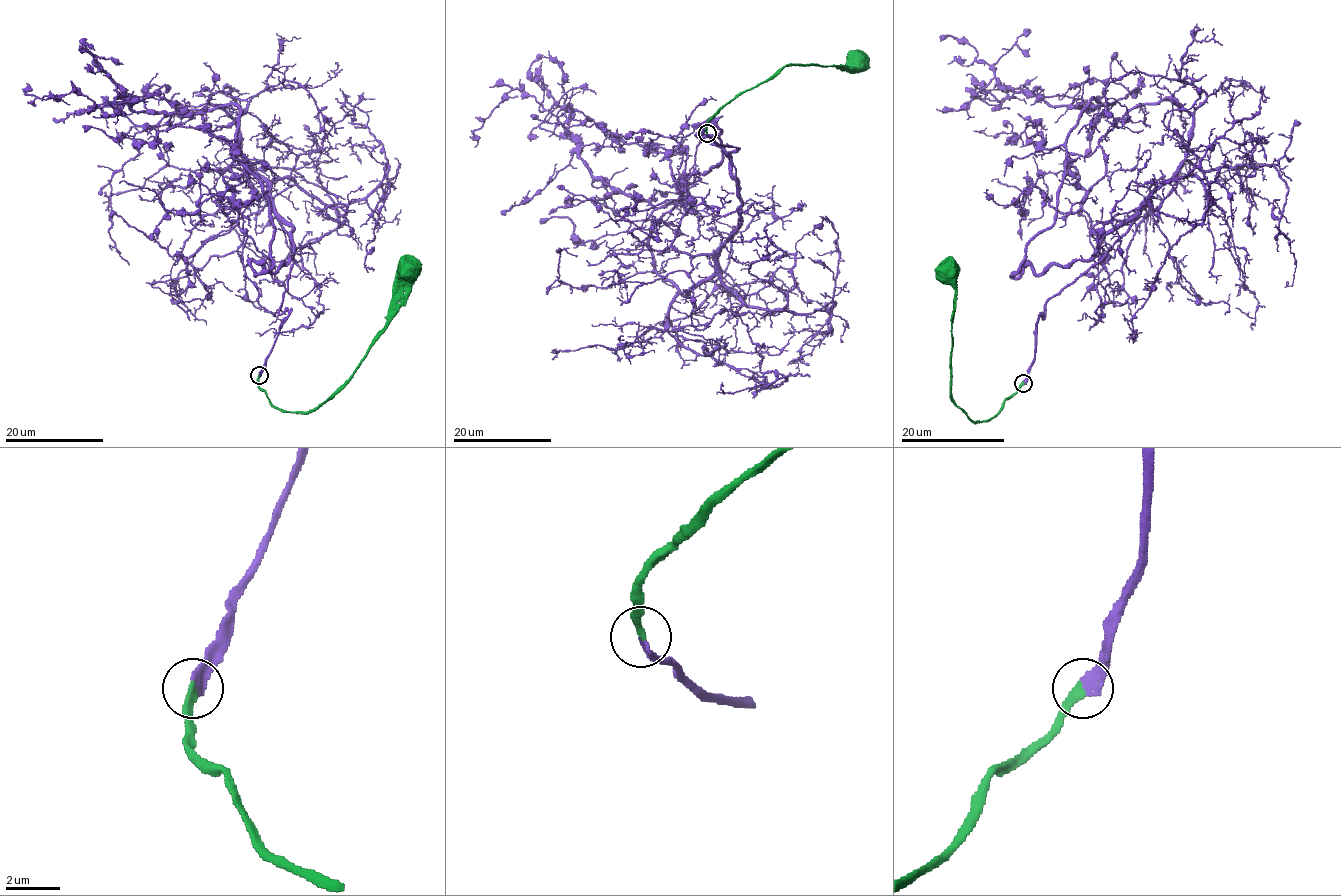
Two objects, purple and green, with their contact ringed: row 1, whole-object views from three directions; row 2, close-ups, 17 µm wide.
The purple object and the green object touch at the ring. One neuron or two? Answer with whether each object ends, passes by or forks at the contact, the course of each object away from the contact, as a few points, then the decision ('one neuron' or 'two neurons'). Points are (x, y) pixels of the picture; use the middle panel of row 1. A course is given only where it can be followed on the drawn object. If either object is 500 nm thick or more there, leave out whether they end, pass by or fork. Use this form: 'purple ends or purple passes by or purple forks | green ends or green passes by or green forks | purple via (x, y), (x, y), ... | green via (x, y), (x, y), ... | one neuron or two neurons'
purple ends | green ends | purple via (706, 134), (741, 199), (710, 253), (672, 245), (684, 174), (659, 207), (616, 193), (517, 89), (474, 146) | green via (706, 134), (706, 123), (721, 108), (743, 92), (767, 82), (779, 69), (791, 65), (857, 68), (857, 60) | one neuron

